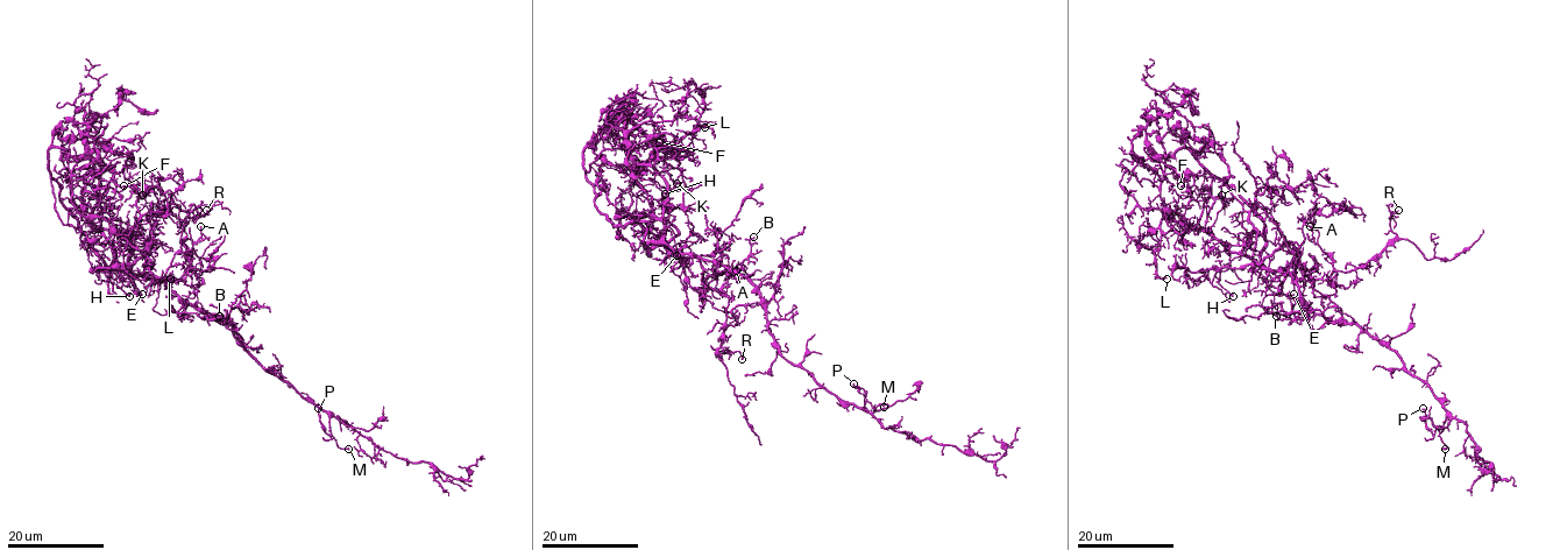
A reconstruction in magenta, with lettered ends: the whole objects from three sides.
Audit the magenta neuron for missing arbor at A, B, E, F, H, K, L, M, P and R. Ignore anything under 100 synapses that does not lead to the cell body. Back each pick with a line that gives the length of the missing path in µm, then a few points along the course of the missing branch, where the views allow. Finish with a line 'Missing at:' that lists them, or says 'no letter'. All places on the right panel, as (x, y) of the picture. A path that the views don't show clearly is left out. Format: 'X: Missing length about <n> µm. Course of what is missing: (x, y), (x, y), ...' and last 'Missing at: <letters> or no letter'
Missing at: no letter

